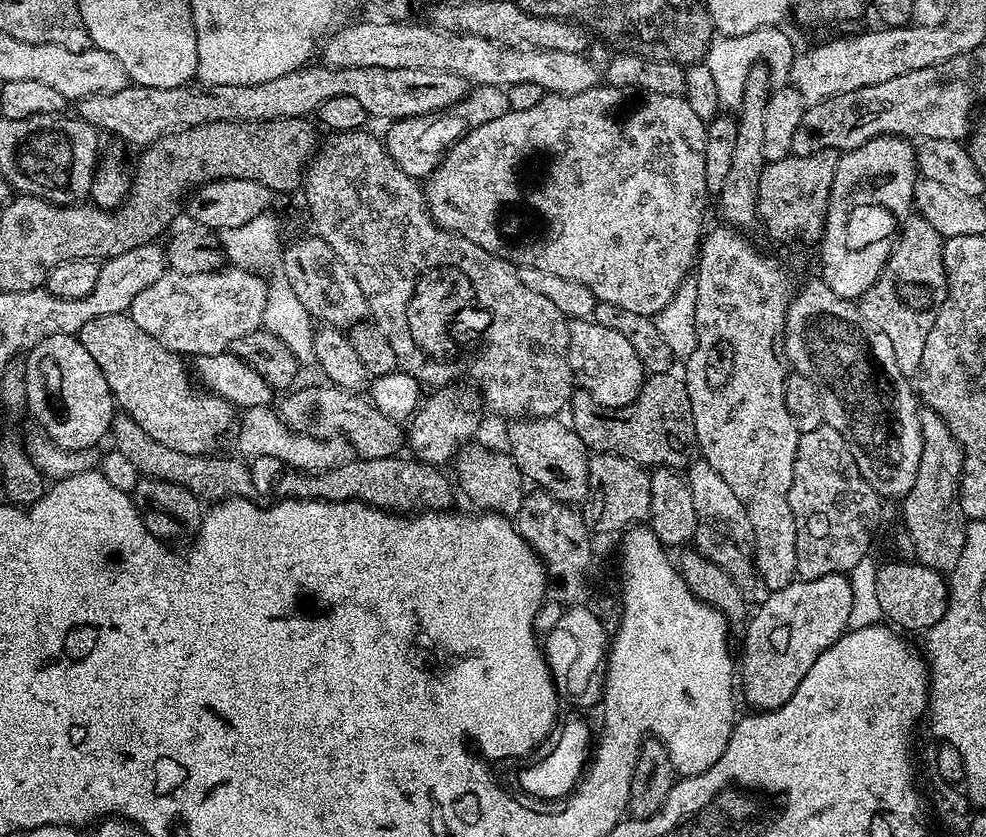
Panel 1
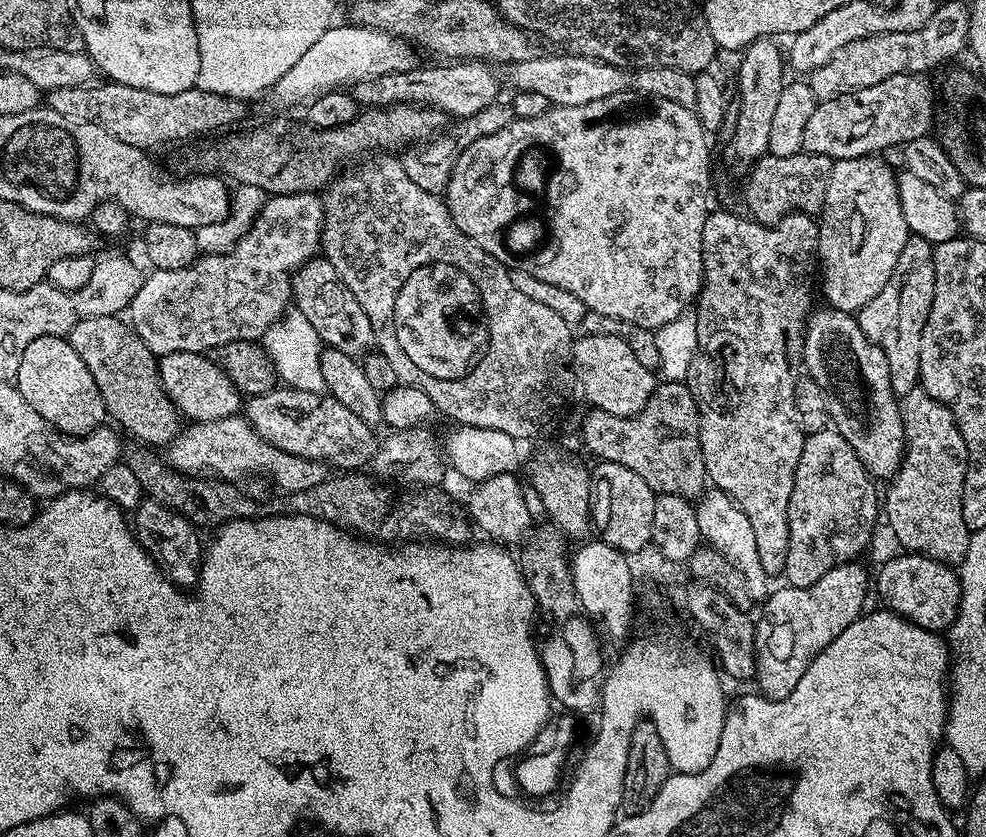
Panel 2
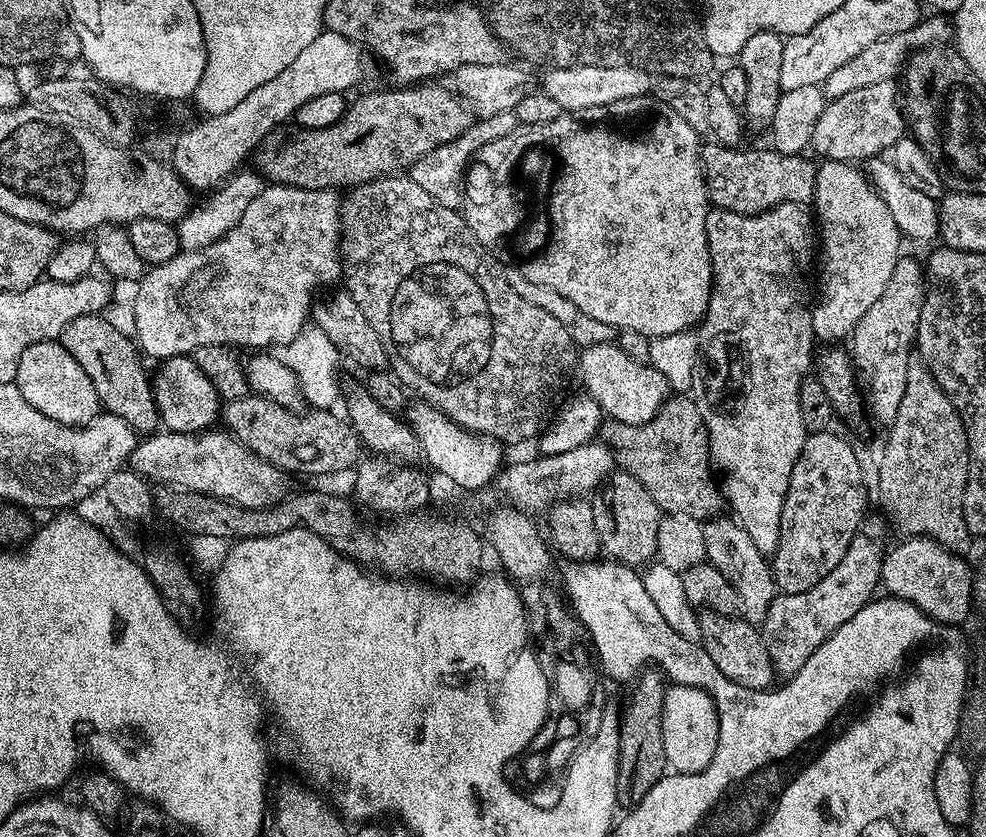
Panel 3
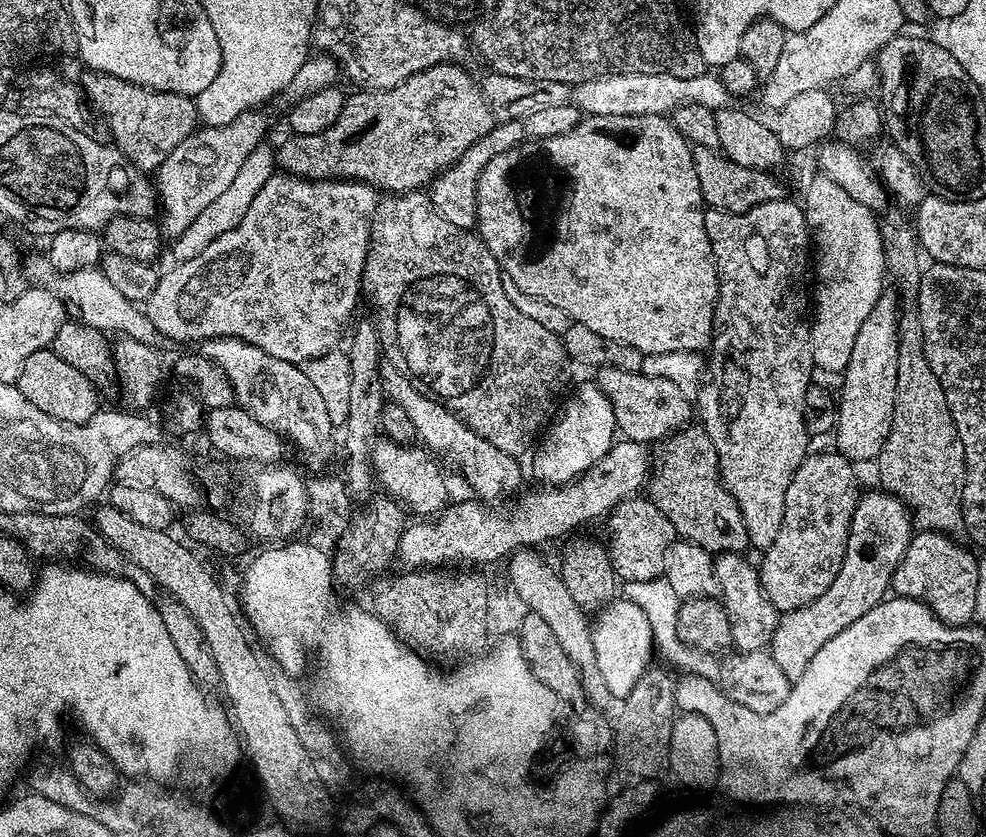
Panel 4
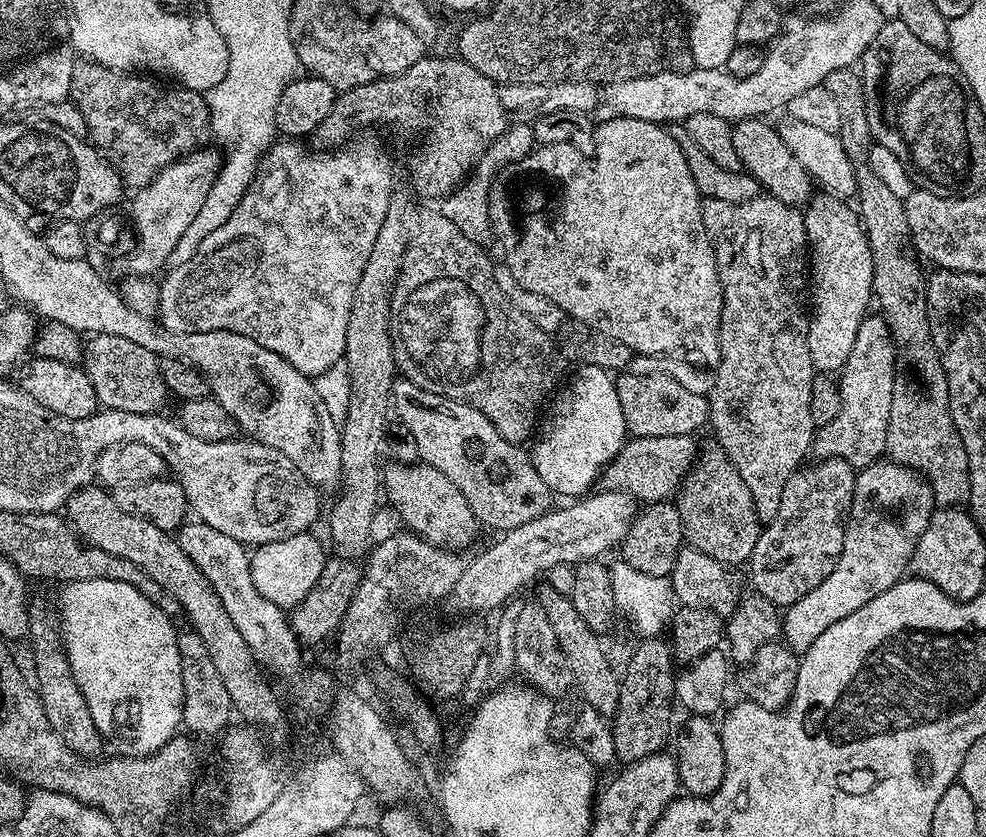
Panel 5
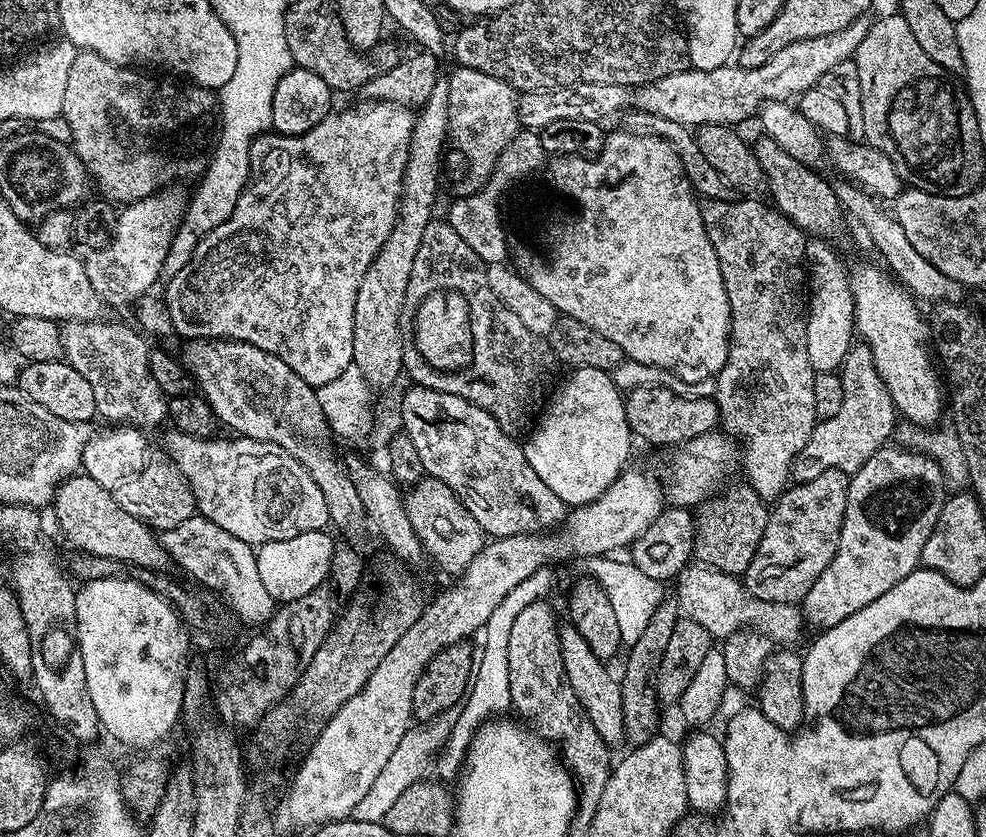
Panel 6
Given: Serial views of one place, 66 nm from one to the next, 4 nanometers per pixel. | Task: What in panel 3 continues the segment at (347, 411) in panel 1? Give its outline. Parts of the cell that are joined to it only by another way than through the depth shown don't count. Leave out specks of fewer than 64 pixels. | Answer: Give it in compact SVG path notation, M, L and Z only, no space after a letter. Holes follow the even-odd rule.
M249 394L237 400L227 401L222 408L222 423L227 431L285 473L313 472L324 476L327 472L344 472L355 469L362 459L362 445L352 425L340 420L331 411L309 411L309 416L300 417L296 410L283 408L267 396ZM361 452L361 453L360 453Z

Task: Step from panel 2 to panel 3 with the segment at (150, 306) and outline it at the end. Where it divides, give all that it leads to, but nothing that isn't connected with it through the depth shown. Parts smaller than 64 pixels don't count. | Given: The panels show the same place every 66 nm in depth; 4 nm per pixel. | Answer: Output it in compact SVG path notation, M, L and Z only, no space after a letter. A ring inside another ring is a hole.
M269 183L250 206L246 206L246 214L230 229L228 235L223 236L218 242L206 246L197 252L181 251L179 256L170 258L170 262L149 267L142 278L135 285L136 301L132 304L132 320L136 323L134 340L139 351L145 357L157 356L157 361L163 362L172 356L187 356L198 346L235 346L240 348L252 348L248 350L268 350L273 346L290 343L291 340L305 331L309 323L310 313L313 309L314 298L312 295L323 284L332 284L339 281L342 276L342 257L340 254L340 206L342 200L332 190L302 190L289 184Z

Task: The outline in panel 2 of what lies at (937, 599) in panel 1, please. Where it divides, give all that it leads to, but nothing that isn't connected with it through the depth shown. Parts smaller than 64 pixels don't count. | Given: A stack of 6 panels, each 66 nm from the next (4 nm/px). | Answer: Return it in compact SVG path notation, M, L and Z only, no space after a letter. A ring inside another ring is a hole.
M917 552L901 555L886 561L877 576L875 573L874 588L880 591L880 600L884 603L881 605L928 632L951 629L960 613L960 577L957 569Z

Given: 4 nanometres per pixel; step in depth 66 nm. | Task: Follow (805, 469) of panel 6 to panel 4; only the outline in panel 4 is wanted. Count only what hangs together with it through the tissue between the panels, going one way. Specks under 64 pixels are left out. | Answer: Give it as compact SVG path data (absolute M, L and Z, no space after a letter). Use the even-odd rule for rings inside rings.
M892 290L874 302L874 310L862 322L858 338L854 338L854 350L850 350L850 362L844 367L844 389L838 392L835 447L853 462L875 461L890 434L894 418L896 387L898 386L899 322L902 304L896 301Z

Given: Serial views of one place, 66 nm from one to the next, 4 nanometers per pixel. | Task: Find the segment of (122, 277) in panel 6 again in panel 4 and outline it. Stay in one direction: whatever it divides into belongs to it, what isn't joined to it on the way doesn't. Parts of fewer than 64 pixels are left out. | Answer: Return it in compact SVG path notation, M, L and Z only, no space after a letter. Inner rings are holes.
M249 110L238 118L225 124L197 127L170 154L154 173L154 191L158 197L158 208L164 217L159 217L158 224L163 235L175 238L214 202L223 191L228 189L230 182L238 176L242 162L254 149L261 147L260 138L264 134L264 120L259 111Z

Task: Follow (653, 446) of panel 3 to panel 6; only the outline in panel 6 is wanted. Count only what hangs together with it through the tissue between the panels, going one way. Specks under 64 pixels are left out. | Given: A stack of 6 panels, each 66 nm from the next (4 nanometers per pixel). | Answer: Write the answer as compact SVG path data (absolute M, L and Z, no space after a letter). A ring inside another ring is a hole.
M741 486L730 491L720 492L695 509L696 537L692 551L699 563L739 577L750 566L758 550L758 542L762 542L762 534L766 534L770 508L752 488Z

